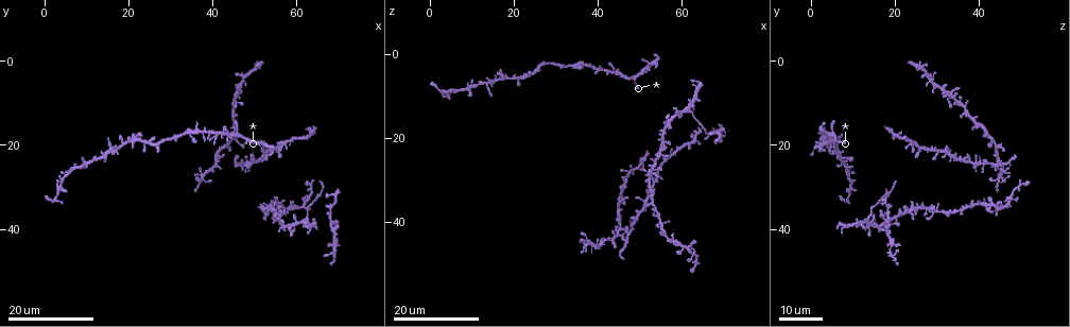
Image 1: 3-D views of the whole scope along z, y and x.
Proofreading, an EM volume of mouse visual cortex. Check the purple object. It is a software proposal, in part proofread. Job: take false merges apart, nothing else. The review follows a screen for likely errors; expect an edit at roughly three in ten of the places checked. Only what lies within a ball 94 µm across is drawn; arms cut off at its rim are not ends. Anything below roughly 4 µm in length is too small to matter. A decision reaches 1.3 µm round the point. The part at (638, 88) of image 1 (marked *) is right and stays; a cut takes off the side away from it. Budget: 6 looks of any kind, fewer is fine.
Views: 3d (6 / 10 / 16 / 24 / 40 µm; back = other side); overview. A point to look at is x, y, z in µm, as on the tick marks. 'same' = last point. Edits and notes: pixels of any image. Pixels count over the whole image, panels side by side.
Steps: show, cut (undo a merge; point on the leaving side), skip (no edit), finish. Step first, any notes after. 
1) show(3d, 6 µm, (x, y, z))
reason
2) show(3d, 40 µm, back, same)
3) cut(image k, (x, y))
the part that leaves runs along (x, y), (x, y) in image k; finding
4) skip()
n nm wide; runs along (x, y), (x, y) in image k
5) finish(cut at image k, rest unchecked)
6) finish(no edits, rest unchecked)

show(3d, 24 µm, (48.5, 18.0, 6.0))

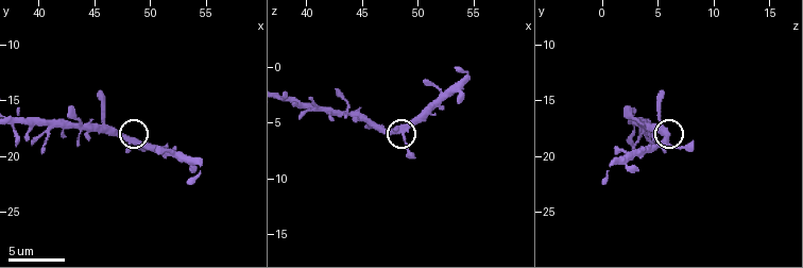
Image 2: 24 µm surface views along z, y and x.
show(3d, 6 µm, (48.2, 18.8, 5.6))
zoom in

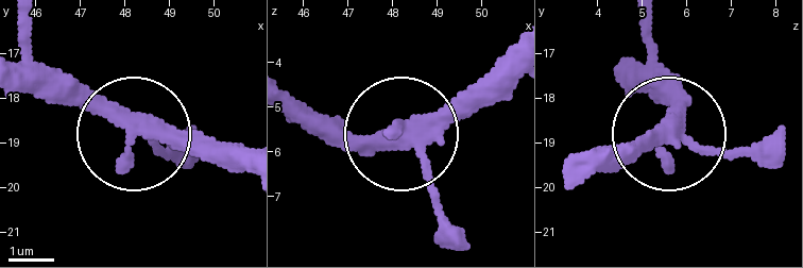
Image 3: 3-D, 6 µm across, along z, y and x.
skip()
side arm 10 µm; runs along (193, 168), (143, 138), (223, 146) in image 3; all the same neuron

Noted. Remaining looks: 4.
show(3d, 16 µm, (62.0, 38.5, 12.5))
four-way junction

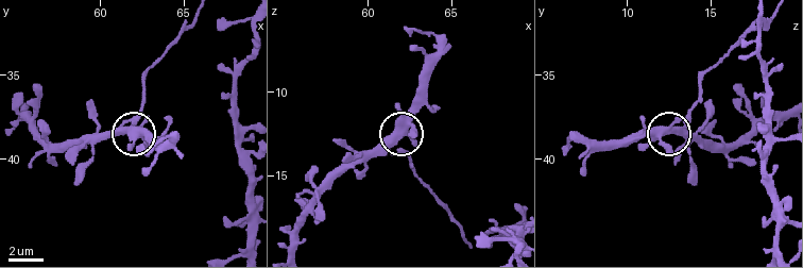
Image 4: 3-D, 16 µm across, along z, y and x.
show(3d, 10 µm, (61.6, 38.2, 13.0))
closer look

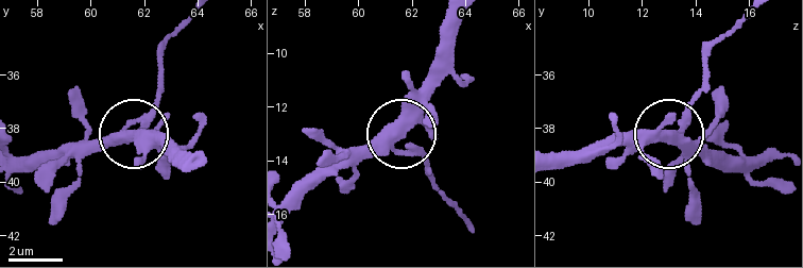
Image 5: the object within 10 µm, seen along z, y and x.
cut(image 5, (158, 89))
the part that leaves runs along (135, 121), (155, 101), (165, 42), (187, 19) in image 5; a second neuron is stuck on

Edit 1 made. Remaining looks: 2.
show(3d, 24 µm, (52.5, 36.0, 29.0))

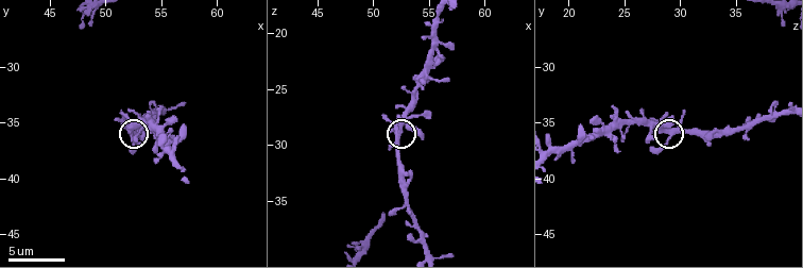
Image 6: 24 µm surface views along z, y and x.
show(3d, 6 µm, (52.0, 35.8, 29.0))
zoom in

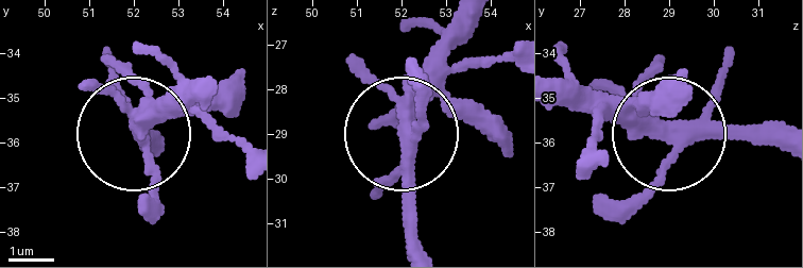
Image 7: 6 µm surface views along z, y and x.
cut(image 7, (157, 189))
310 nm wide; the part that leaves runs along (406, 153), (416, 130), (409, 66) in image 7; two neurons meet here

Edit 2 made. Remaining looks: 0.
finish(cut at image 5, cut at image 7, rest unchecked)

